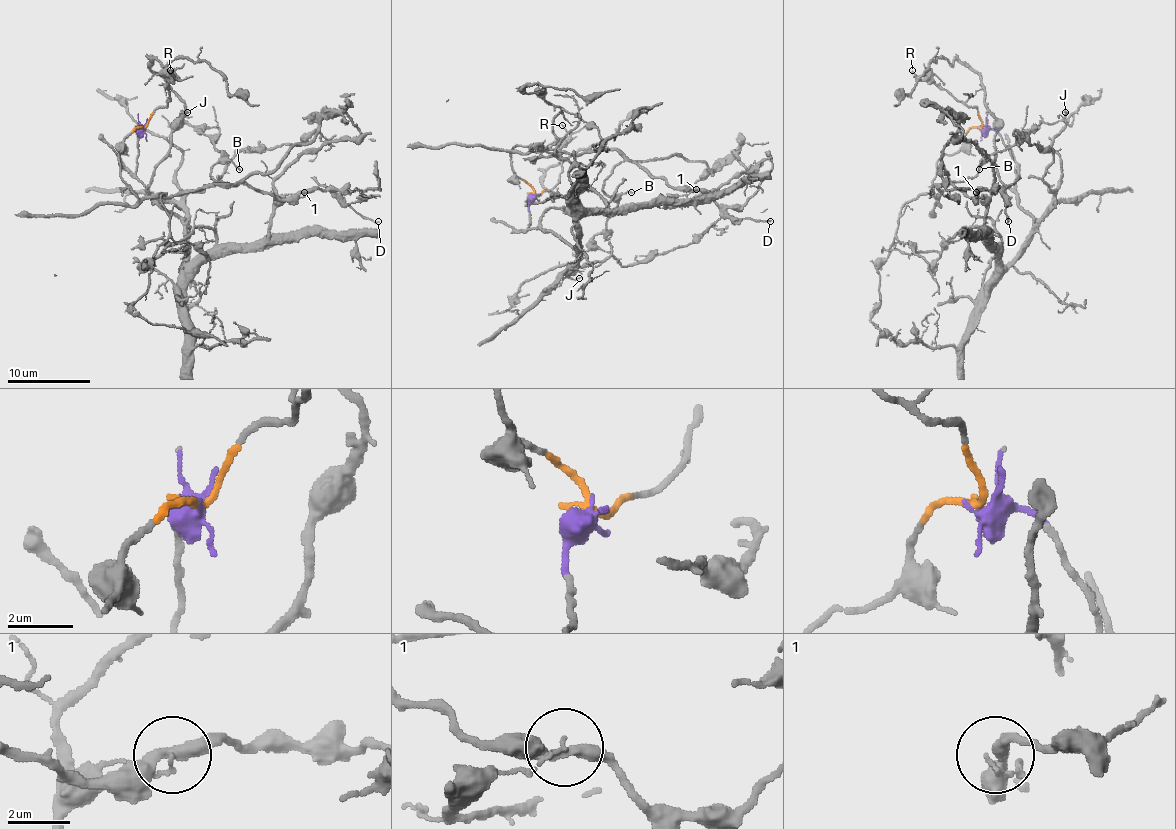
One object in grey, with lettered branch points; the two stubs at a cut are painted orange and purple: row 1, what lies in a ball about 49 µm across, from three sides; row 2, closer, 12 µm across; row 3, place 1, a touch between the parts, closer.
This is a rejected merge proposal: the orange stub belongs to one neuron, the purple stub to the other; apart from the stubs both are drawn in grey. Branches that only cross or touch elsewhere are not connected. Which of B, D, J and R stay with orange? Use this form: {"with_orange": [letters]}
{"with_orange": ["B", "D", "J", "R"]}

